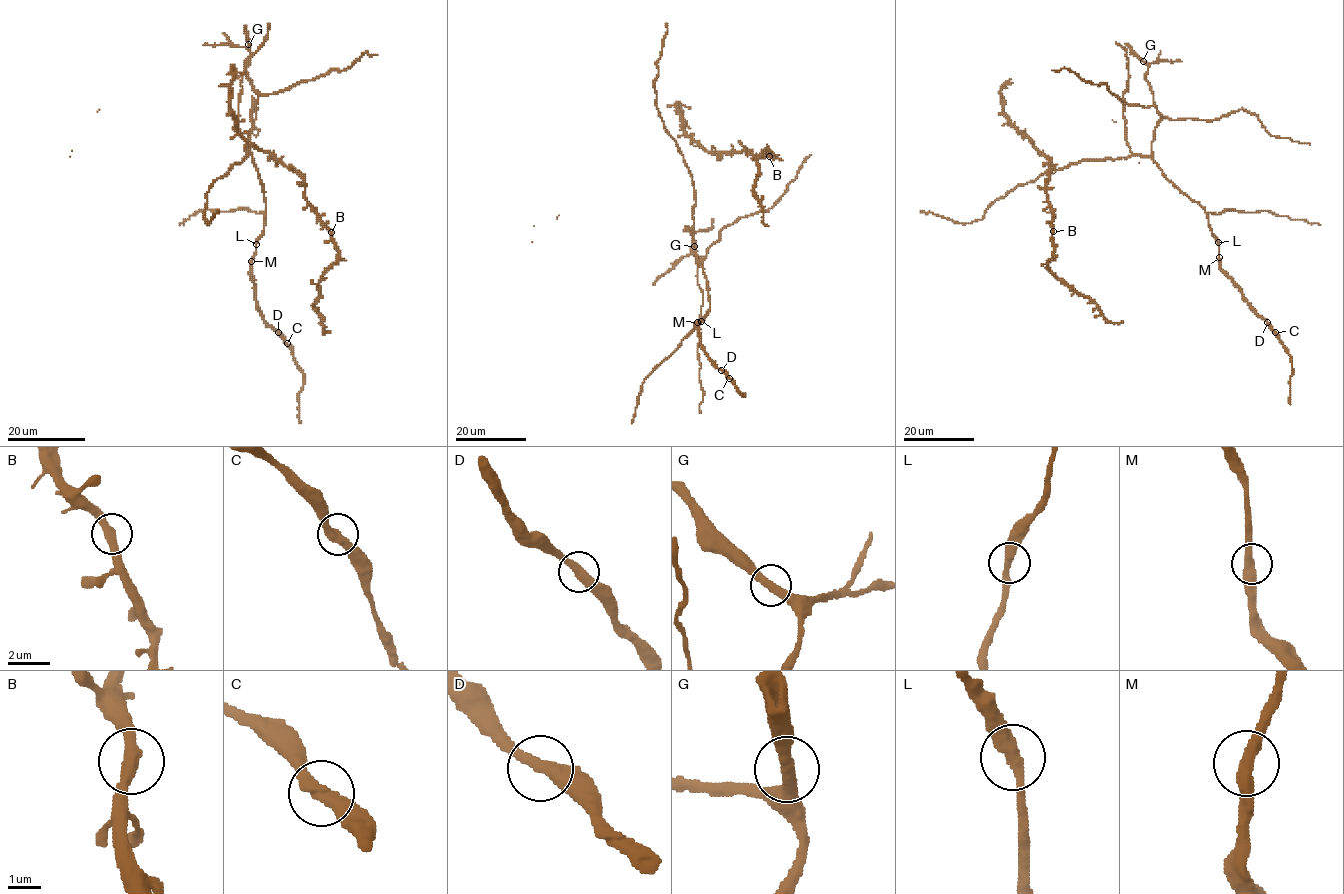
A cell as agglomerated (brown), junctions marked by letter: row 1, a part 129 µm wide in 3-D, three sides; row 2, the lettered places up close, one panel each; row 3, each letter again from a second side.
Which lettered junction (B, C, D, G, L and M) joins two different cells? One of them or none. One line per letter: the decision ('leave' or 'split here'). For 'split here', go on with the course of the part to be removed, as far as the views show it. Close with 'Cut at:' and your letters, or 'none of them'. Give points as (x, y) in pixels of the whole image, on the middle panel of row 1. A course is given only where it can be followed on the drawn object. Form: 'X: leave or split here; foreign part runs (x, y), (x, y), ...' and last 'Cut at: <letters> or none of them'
B: leave
C: leave
D: leave
G: leave
L: leave
M: leave
Cut at: none of them

